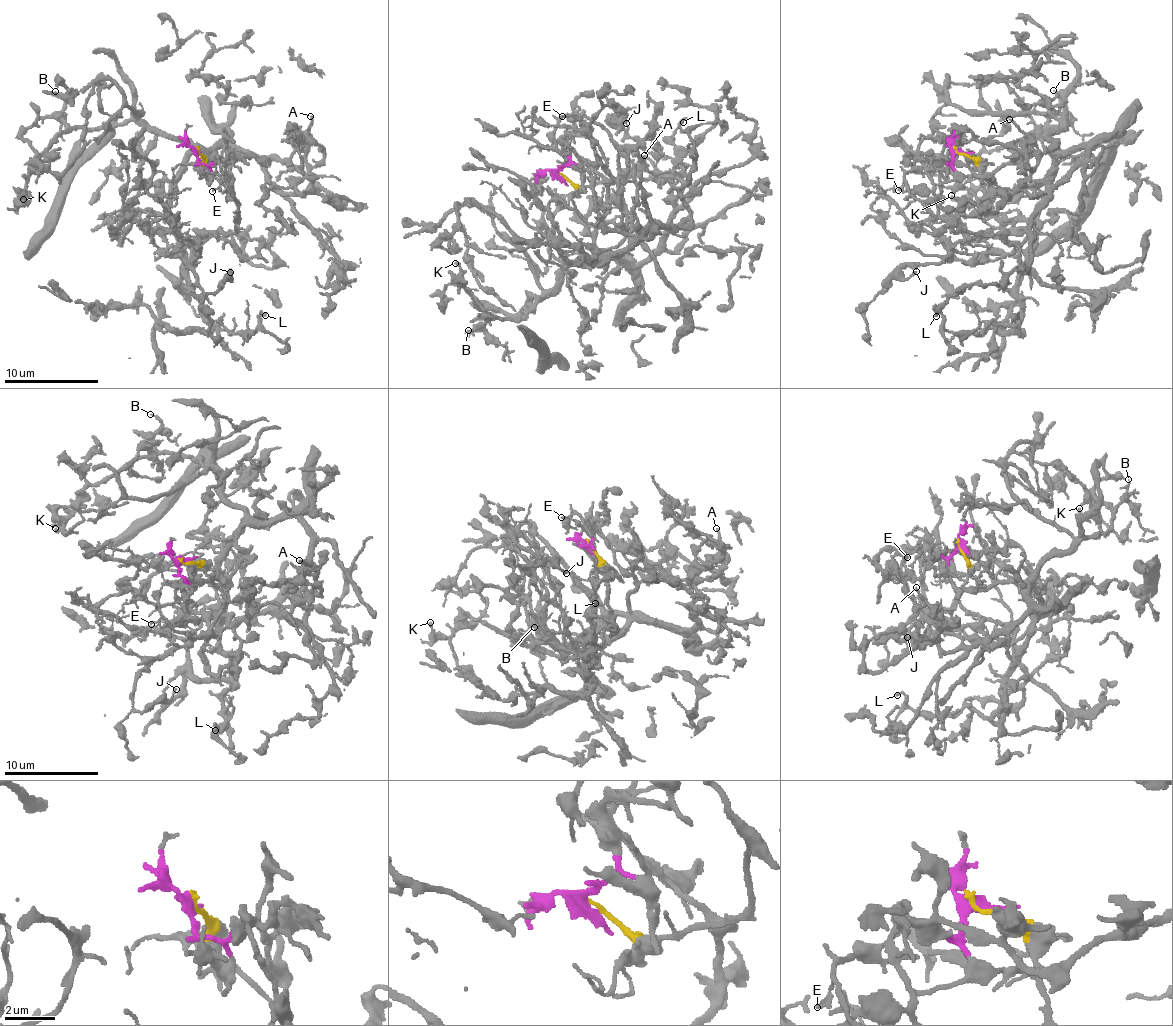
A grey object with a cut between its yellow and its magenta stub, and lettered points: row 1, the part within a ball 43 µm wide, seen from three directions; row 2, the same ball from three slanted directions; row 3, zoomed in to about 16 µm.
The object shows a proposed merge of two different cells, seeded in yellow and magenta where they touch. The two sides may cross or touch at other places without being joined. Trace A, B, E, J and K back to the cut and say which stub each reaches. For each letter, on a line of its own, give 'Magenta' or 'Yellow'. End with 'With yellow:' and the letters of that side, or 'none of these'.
A: Magenta
B: Magenta
E: Yellow
J: Magenta
K: Magenta
With yellow: E

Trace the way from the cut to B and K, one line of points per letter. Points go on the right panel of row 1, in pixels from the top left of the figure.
B: (957, 150), (949, 164), (943, 160), (978, 174), (1041, 155), (1061, 120), (1065, 127), (1051, 126), (1054, 91)
K: (957, 150), (943, 160), (984, 174), (1041, 155), (1065, 127), (982, 154), (978, 187), (951, 196)

